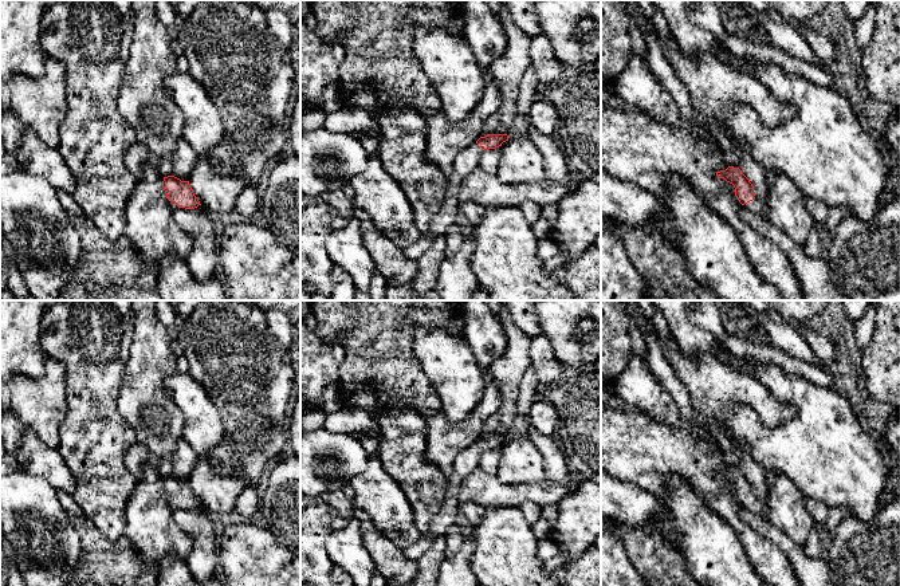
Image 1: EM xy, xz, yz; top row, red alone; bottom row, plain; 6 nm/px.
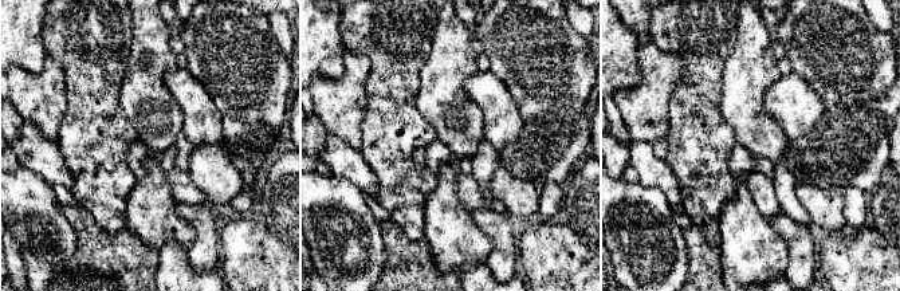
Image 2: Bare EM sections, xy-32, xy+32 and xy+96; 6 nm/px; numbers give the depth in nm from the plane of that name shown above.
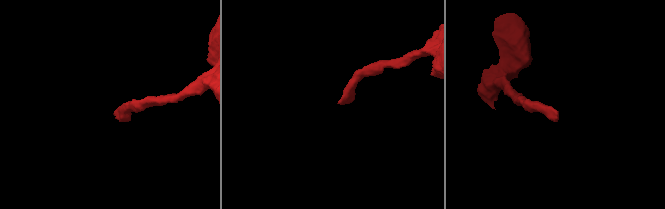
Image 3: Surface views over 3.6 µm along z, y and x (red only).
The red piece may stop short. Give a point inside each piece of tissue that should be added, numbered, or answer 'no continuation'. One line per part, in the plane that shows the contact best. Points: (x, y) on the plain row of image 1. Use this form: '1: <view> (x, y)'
1: yz (761, 507)

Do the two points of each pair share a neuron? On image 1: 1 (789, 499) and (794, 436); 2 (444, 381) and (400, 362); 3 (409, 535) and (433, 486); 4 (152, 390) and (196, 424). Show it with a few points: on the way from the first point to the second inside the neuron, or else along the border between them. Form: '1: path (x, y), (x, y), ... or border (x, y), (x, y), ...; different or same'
1: border (775, 471), (785, 475), (805, 496); different
2: border (413, 343), (416, 358), (440, 401); different
3: border (404, 494), (412, 511), (413, 523), (421, 535); different
4: border (164, 389), (183, 416), (183, 437); different

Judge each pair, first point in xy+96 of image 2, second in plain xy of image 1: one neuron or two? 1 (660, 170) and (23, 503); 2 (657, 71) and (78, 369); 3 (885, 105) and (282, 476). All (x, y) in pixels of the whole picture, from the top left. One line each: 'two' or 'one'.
1: two
2: two
3: two

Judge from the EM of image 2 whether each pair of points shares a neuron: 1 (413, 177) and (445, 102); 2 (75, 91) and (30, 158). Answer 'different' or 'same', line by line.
1: different
2: different

